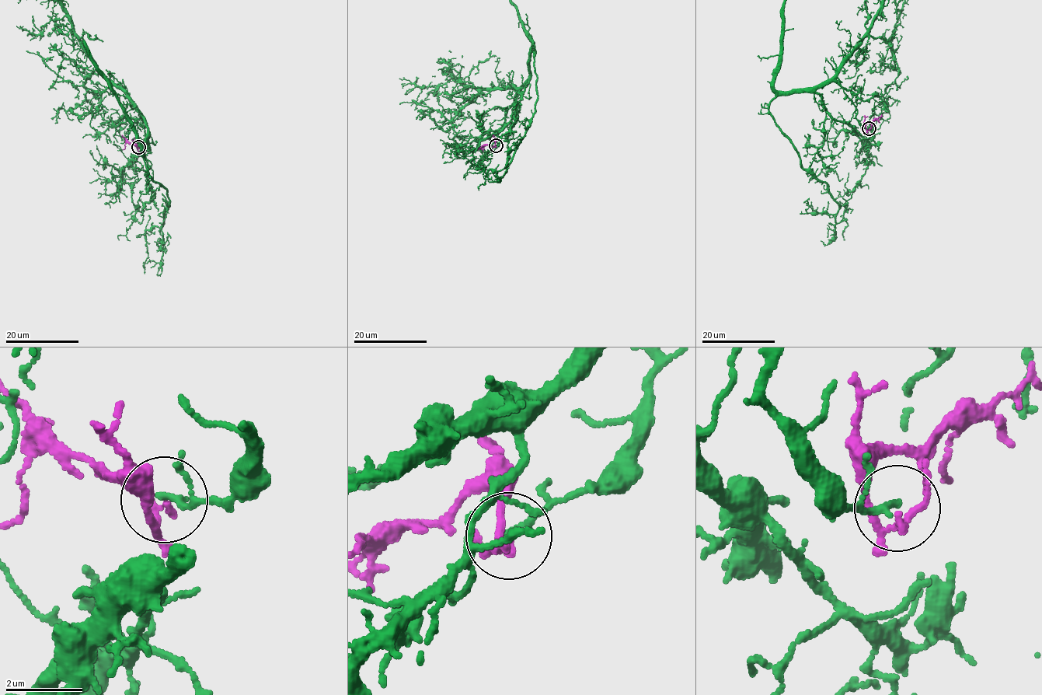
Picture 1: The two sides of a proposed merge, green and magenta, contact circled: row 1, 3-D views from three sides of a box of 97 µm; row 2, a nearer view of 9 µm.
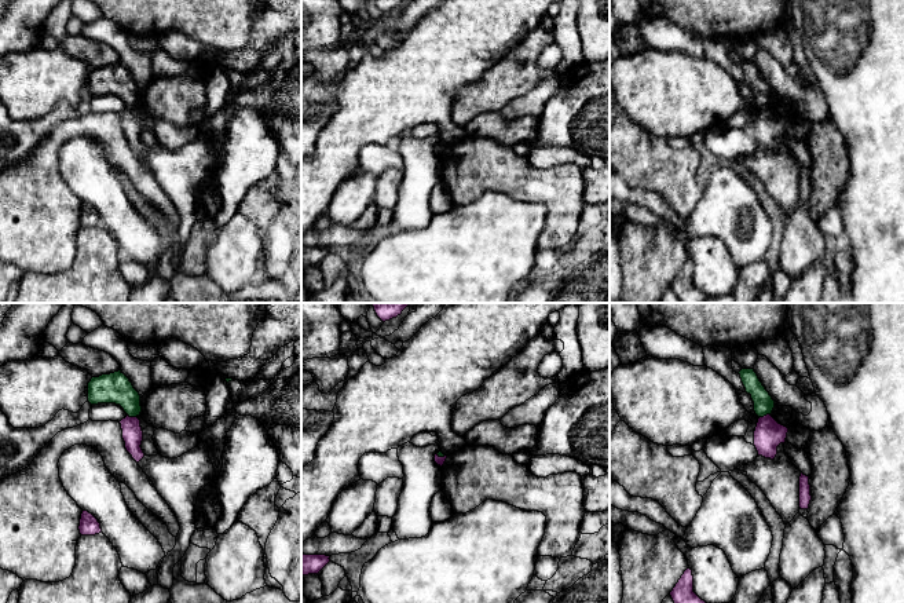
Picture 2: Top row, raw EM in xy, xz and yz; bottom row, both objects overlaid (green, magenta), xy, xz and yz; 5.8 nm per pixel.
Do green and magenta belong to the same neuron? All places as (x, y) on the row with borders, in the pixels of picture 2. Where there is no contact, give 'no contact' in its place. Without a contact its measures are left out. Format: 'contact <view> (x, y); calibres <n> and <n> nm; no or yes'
contact yz (764, 415); calibres 120 and 170 nm; no

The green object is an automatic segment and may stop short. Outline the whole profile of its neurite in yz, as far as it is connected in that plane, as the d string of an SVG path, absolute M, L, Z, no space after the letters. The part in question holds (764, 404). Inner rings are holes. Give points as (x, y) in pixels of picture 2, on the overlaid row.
M742 369L739 374L746 392L751 395L755 414L758 417L771 414L775 408L775 401L760 381L754 369Z

